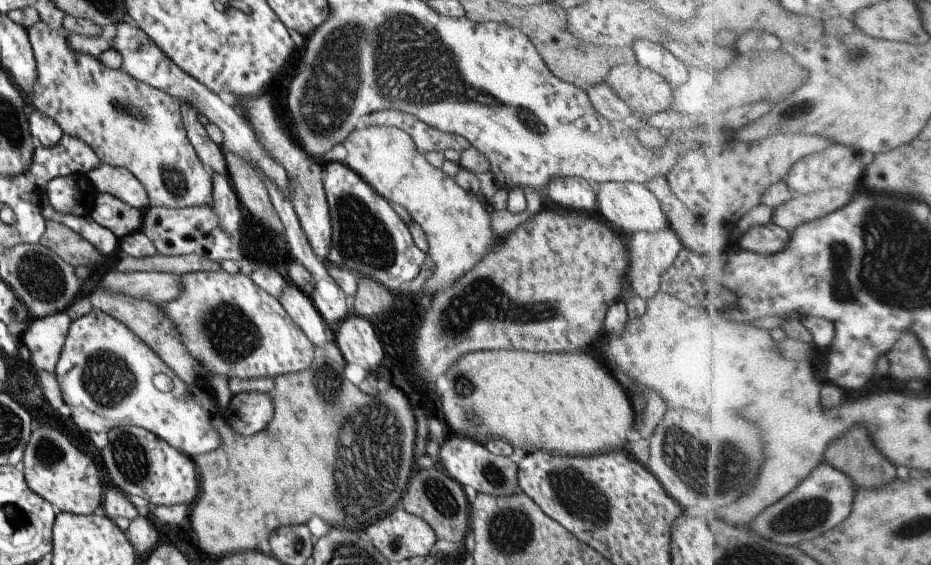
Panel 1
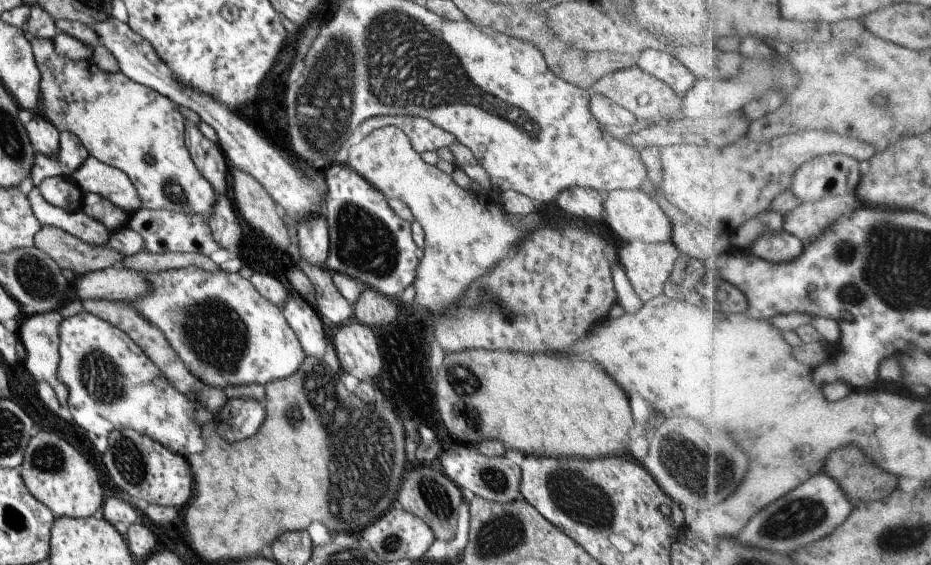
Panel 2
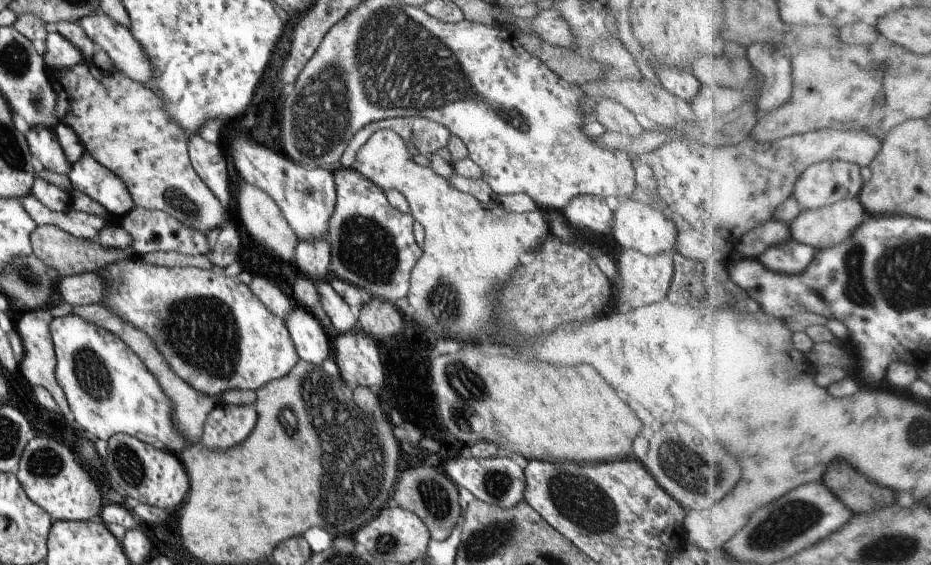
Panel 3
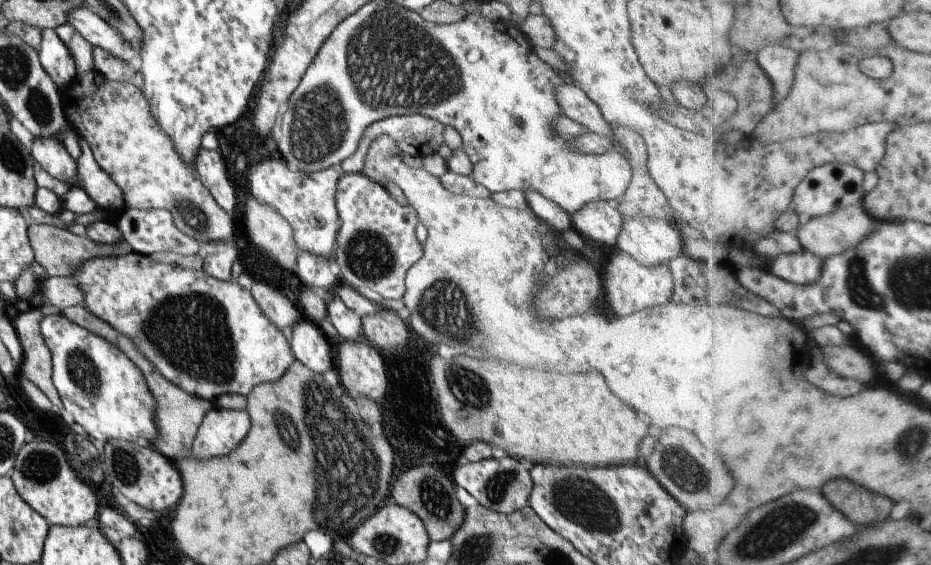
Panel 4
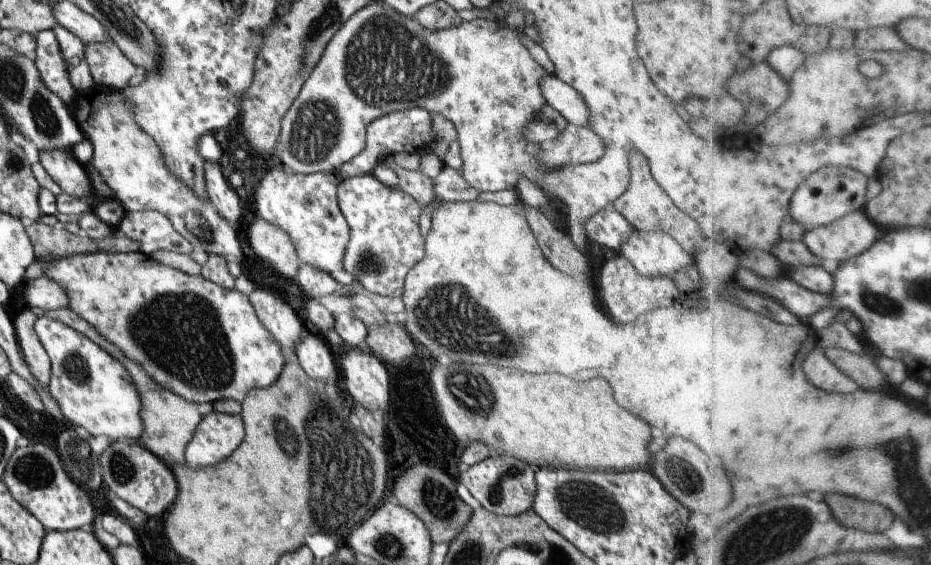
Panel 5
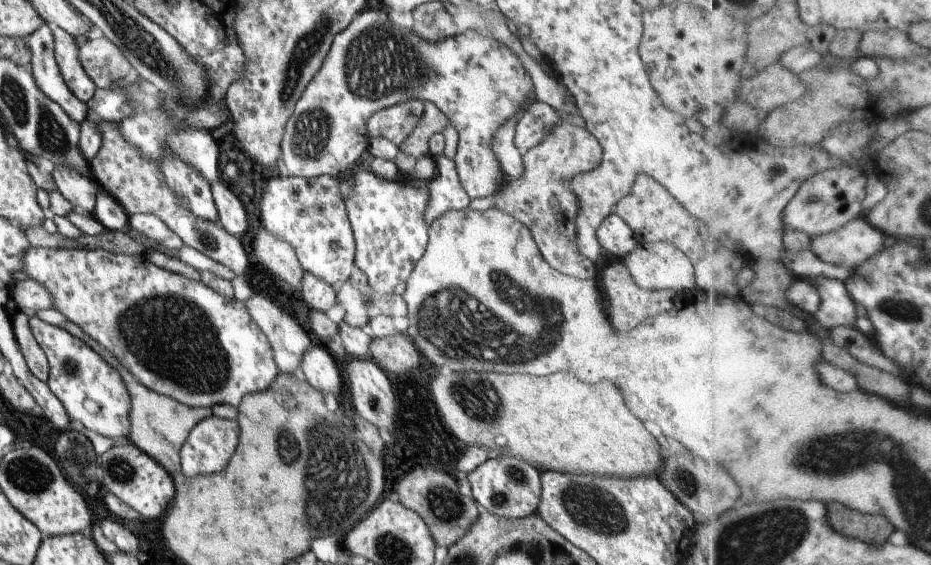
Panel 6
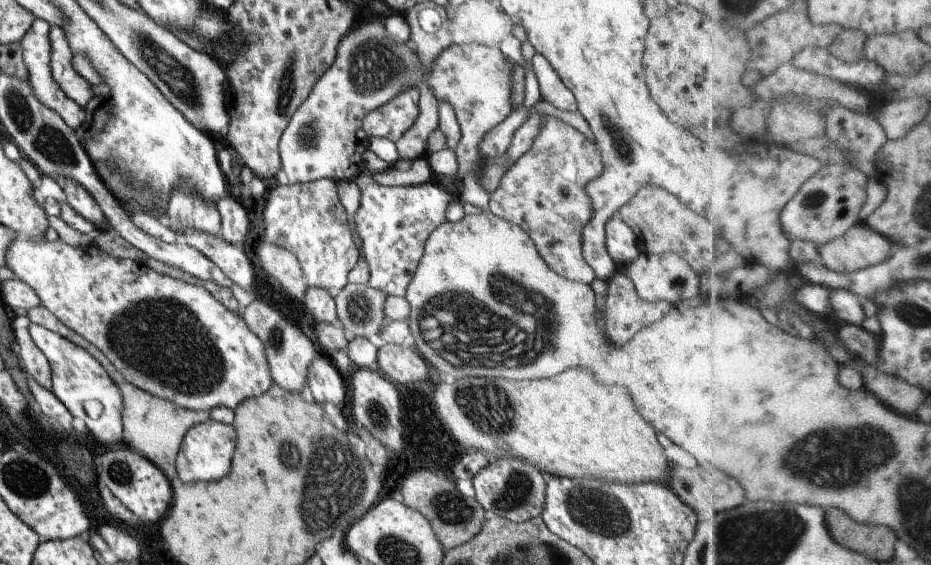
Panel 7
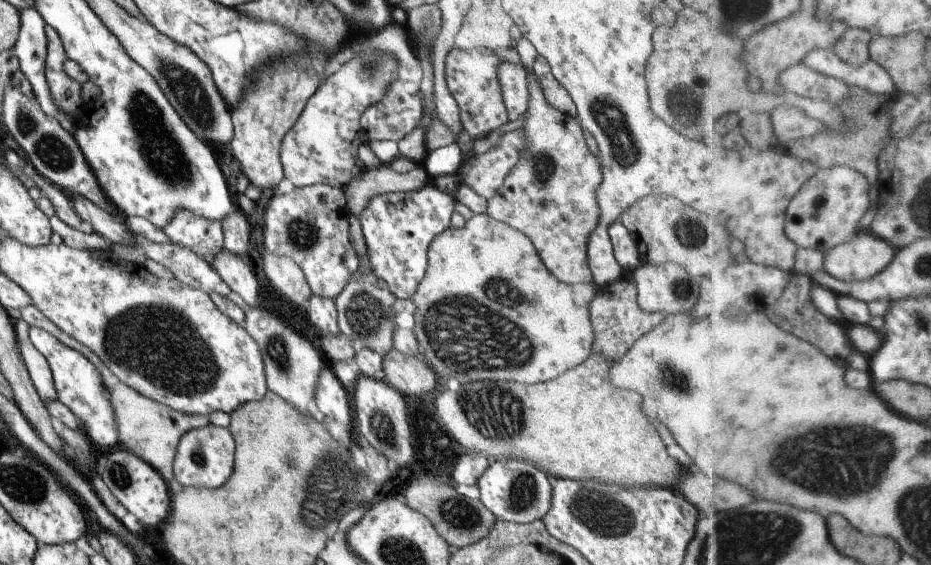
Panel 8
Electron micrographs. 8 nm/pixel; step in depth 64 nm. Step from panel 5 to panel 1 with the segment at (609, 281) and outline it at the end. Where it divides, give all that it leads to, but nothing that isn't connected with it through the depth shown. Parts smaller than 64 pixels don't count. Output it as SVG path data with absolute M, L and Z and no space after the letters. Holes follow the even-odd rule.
M668 224L668 227L656 232L634 232L627 246L629 248L627 279L631 283L633 292L647 301L660 292L661 274L674 262L683 244L679 241L677 232Z

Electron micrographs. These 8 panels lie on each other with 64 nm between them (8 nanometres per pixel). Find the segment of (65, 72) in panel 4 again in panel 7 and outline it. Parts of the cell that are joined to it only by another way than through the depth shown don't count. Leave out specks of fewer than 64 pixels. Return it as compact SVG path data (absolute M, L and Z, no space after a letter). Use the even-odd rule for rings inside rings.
M35 18L30 30L19 42L21 44L23 59L28 69L28 81L36 98L39 98L40 102L43 102L49 109L55 110L68 126L76 130L87 117L85 115L85 108L83 104L79 104L74 99L68 98L64 90L61 89L61 86L57 85L57 82L53 79L51 69L52 47L49 37L50 27L51 24L44 19Z

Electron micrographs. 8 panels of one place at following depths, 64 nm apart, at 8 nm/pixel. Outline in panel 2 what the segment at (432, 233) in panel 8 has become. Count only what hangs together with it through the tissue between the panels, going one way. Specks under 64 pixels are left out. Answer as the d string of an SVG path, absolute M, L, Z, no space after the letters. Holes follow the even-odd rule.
M333 161L325 166L324 170L327 182L324 214L329 228L329 253L324 267L330 272L347 274L360 284L372 287L388 298L398 300L402 292L413 283L424 256L423 249L412 239L411 224L396 215L388 205L387 198L348 164Z

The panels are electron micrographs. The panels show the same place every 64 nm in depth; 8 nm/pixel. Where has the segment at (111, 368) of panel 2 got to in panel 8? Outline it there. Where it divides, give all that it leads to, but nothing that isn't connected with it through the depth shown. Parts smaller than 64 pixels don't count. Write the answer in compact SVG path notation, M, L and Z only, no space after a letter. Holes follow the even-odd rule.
M30 327L29 338L32 345L48 362L54 387L58 392L58 401L68 406L74 412L76 418L84 424L84 433L93 443L100 446L114 446L118 442L118 424L114 420L114 408L110 404L110 394L102 384L100 368L94 366L86 356L80 352L64 346L54 335L46 330Z

